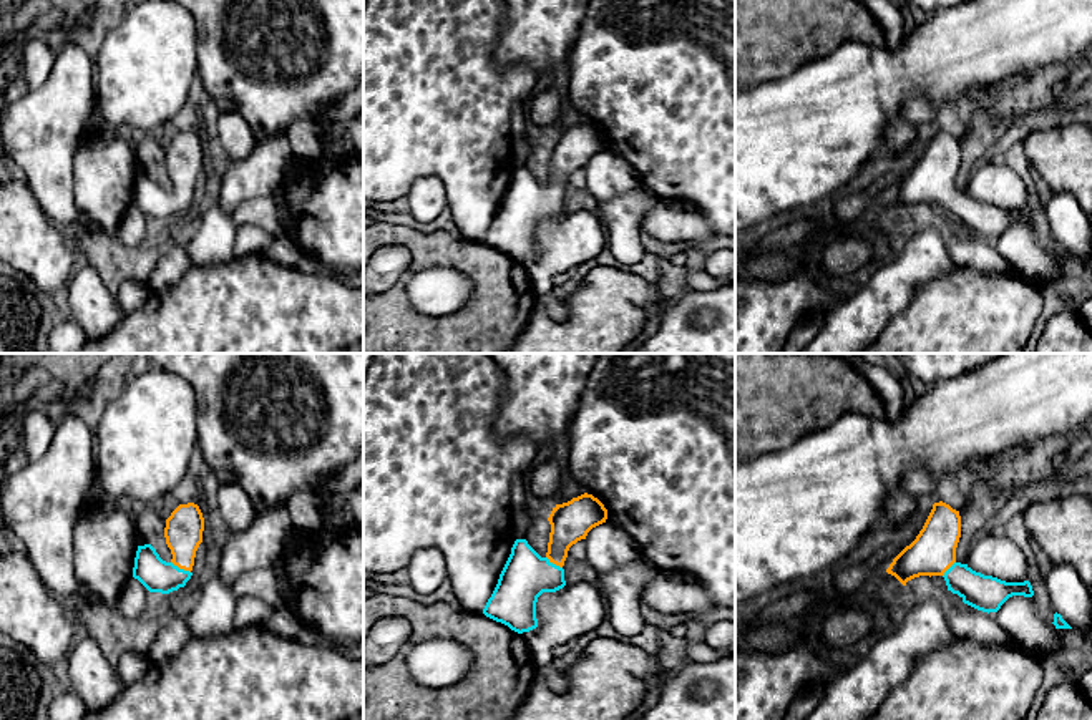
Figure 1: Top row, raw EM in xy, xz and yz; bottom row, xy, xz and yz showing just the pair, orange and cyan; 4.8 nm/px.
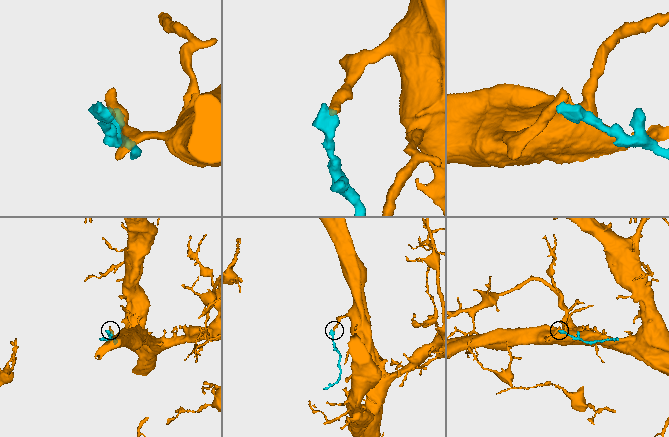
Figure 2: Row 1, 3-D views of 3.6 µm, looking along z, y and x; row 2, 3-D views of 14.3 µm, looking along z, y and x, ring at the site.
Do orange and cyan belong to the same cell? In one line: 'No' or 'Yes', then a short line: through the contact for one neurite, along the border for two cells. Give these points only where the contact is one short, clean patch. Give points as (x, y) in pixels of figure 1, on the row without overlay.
Yes. Line: xy (185, 155), (181, 196), (171, 204), (158, 204)

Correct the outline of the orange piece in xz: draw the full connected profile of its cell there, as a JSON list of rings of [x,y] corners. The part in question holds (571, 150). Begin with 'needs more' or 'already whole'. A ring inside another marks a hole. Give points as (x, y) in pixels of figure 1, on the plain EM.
needs more | [[[587,121],[556,133],[548,146],[551,161],[546,184],[541,186],[526,168],[516,168],[483,242],[518,262],[536,257],[538,226],[566,214],[563,194],[569,176],[606,148],[604,133]]]

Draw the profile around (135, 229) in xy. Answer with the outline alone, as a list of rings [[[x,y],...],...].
[[[131,206],[113,236],[126,247],[148,244],[153,236],[151,221],[138,207]]]

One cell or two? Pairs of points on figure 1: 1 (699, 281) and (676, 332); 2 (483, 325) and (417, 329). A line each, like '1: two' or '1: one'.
1: two
2: one

